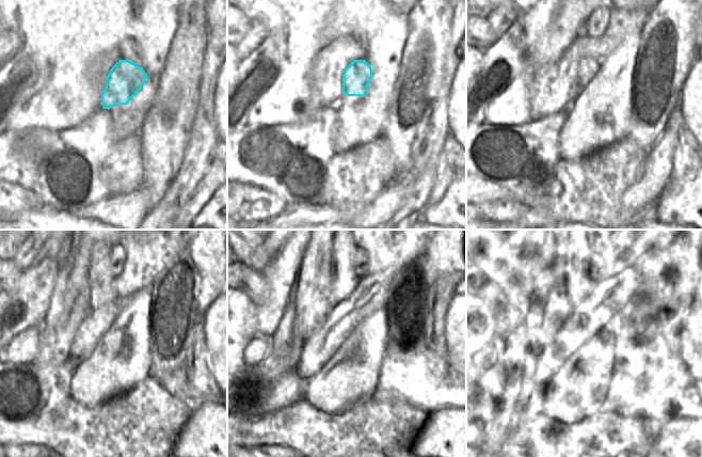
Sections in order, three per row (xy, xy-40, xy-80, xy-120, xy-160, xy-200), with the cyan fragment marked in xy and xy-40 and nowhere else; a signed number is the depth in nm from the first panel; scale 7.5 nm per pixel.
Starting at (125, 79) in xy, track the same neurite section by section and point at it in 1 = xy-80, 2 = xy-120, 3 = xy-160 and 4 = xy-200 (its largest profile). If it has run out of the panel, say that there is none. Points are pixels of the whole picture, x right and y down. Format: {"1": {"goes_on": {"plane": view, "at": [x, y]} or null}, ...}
{"1": {"goes_on": {"plane": "xy-80", "at": [589, 67]}}, "2": {"goes_on": {"plane": "xy-120", "at": [100, 279]}}, "3": {"goes_on": {"plane": "xy-160", "at": [342, 281]}}, "4": {"goes_on": {"plane": "xy-200", "at": [580, 262]}}}

